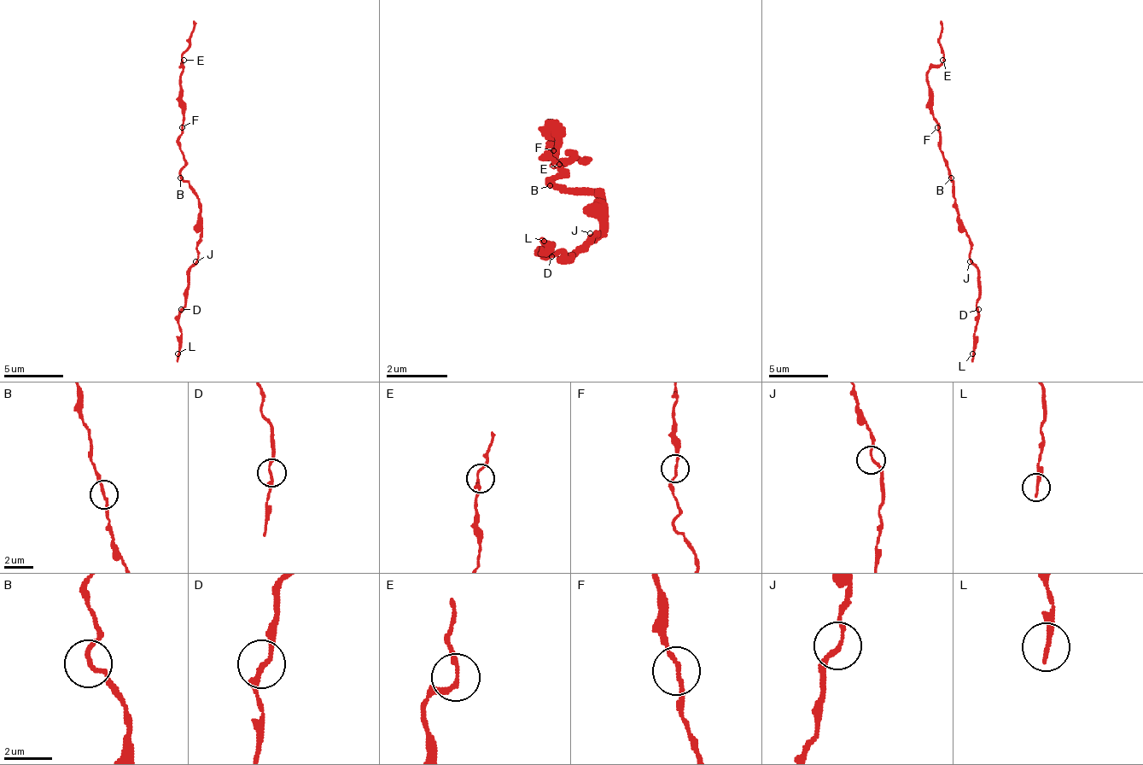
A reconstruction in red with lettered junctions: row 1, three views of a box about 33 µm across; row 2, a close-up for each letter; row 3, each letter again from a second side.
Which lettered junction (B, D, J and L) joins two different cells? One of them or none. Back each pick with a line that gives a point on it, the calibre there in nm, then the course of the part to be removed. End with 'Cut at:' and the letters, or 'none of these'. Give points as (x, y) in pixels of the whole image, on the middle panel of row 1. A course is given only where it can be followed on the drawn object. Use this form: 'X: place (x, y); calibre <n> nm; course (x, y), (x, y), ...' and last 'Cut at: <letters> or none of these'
Cut at: none of these

